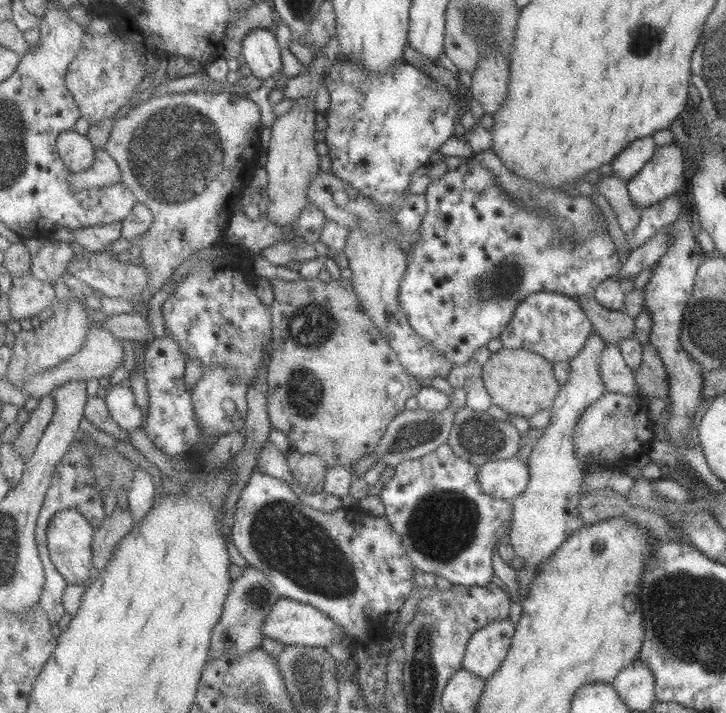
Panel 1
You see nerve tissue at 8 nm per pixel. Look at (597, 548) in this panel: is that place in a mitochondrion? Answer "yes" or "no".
no

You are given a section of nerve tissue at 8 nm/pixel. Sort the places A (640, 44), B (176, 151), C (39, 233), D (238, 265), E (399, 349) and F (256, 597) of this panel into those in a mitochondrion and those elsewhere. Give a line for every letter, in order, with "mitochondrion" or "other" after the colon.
A: mitochondrion
B: mitochondrion
C: other
D: other
E: other
F: mitochondrion

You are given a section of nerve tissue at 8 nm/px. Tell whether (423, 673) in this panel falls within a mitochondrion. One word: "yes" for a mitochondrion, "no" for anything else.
yes

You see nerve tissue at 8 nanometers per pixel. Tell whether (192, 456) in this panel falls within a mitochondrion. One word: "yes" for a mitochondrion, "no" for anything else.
no

